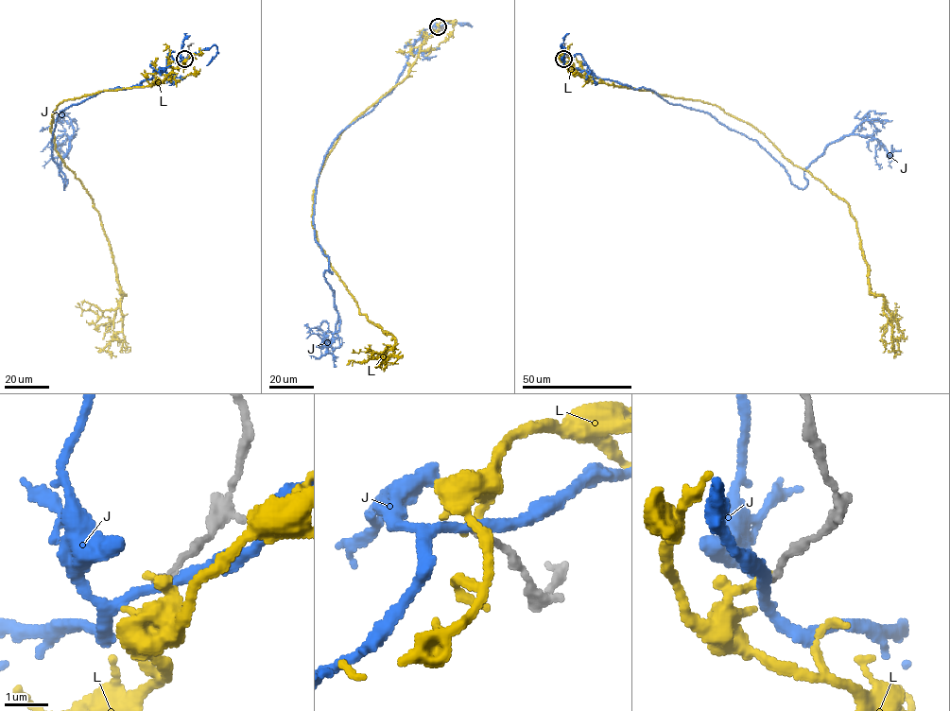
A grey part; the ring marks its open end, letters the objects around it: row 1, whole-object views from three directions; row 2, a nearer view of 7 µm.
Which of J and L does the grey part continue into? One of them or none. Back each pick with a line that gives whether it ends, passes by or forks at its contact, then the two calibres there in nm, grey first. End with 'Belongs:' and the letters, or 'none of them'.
Belongs: none of them

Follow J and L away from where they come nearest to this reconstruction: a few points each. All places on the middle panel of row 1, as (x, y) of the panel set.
J: (438, 26), (325, 156), (315, 241), (340, 321), (311, 357)
L: (438, 26), (409, 74), (341, 133), (312, 195), (317, 243), (360, 313), (394, 338), (394, 356), (379, 354)

